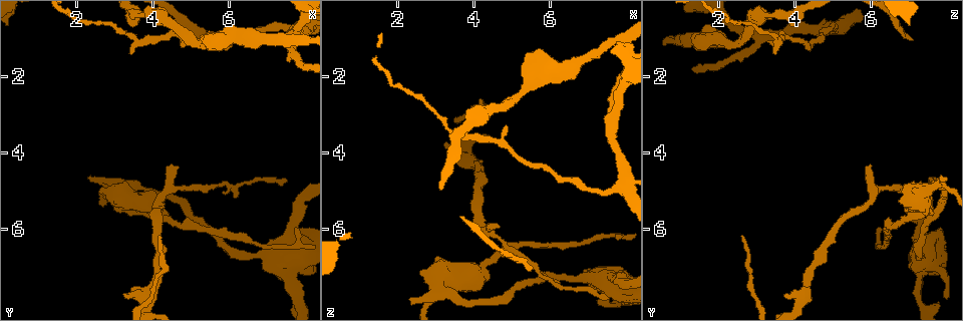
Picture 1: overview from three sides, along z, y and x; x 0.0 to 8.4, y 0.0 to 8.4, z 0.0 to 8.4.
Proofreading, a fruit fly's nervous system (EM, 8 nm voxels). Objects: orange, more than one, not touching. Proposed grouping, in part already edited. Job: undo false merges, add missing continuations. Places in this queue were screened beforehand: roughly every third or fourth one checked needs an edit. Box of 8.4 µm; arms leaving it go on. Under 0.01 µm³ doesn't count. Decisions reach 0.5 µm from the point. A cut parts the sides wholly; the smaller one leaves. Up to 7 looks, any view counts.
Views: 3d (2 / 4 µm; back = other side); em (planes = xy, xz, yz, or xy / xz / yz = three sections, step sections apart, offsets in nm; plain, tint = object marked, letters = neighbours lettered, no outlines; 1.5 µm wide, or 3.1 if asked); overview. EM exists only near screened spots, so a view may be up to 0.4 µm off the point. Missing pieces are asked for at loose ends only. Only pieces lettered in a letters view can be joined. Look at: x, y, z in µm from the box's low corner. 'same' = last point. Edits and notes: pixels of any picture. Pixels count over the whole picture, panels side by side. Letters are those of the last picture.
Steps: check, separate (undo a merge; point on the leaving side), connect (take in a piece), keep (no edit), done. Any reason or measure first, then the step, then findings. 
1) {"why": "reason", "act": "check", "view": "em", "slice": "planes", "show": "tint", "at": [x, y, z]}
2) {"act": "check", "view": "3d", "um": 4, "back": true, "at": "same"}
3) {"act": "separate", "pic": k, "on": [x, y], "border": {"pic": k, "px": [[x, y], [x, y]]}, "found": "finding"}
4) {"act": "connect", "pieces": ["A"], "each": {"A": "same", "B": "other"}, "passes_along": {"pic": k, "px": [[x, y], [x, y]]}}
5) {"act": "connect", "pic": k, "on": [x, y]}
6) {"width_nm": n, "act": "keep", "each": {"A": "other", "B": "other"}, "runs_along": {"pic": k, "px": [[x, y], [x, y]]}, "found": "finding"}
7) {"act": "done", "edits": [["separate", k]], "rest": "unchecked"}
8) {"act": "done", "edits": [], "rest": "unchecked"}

{"why": "branch point", "act": "check", "view": "3d", "um": 2, "at": [3.25, 4.85, 7.75]}

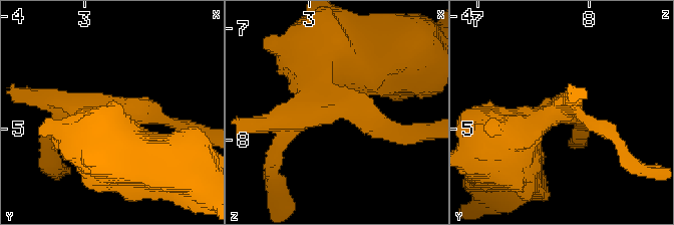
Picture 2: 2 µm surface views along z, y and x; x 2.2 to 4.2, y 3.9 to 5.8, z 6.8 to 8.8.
{"why": "need the tissue", "act": "check", "view": "em", "slice": "xy", "step": 4, "show": "letters", "at": [3.30, 4.84, 7.68]}

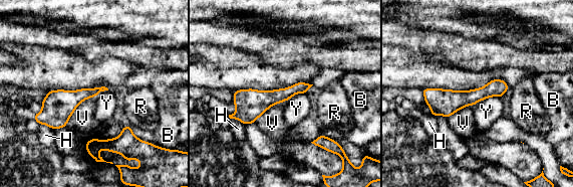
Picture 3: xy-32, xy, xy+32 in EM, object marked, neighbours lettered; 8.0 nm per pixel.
{"act": "check", "view": "em", "slice": "planes", "show": "letters", "at": "same"}

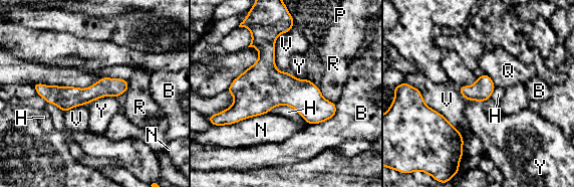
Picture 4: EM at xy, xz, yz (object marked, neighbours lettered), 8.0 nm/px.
{"width_nm": 160, "act": "keep", "each": {"B": "other", "H": "other", "N": "other", "P": "other", "Q": "other", "R": "other", "V": "other", "Y": "other"}, "border": {"pic": 4, "px": [[115, 97], [100, 97], [86, 104]]}, "found": "one cell here"}

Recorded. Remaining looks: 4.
{"why": "tapers out", "act": "check", "view": "3d", "um": 4, "at": [7.55, 4.75, 7.90]}

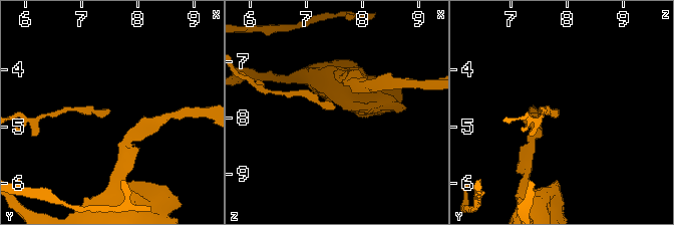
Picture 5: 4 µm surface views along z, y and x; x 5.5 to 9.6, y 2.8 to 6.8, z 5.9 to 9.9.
{"act": "check", "view": "em", "slice": "yz", "step": 8, "show": "letters", "at": [7.55, 4.75, 7.80]}

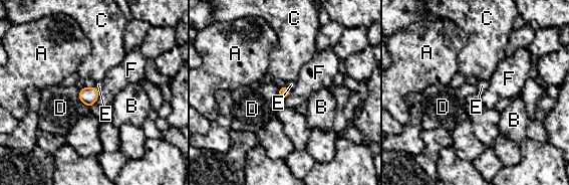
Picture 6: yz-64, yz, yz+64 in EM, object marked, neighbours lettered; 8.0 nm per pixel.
{"why": "another direction", "act": "check", "view": "em", "slice": "planes", "show": "letters", "at": "same"}

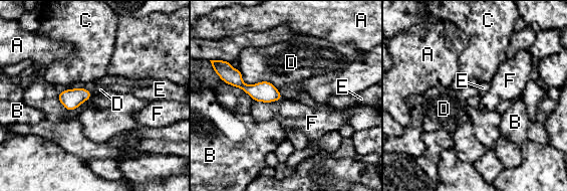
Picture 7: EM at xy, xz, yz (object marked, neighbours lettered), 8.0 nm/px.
{"act": "keep", "each": {"A": "other", "B": "other", "C": "other", "D": "other", "E": "other", "F": "other"}, "border": {"pic": 7, "px": [[283, 98], [272, 102], [254, 102]]}, "found": "no lettered piece goes on from it"}

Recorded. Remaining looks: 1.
{"act": "done", "edits": [], "rest": "unchecked"}

